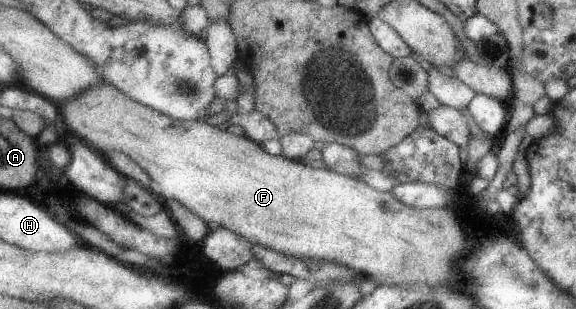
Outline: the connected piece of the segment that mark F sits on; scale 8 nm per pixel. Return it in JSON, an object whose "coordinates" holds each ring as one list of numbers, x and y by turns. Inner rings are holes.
{"coordinates":[[107,81,101,82,89,87,77,97,65,100,59,104,61,113,64,116,66,125,70,127,69,131,74,133,89,144,93,149,102,153,108,151,116,151,124,153,134,159,151,177,153,181,161,187,160,199,176,199,188,207,193,213,202,217,208,224,217,225,217,227,226,227,235,233,246,237,251,243,263,244,265,247,275,248,277,251,286,253,290,256,299,256,303,259,327,260,330,262,345,264,347,267,355,267,355,271,359,271,365,278,373,279,377,286,389,285,407,285,425,284,431,287,438,285,457,285,457,277,455,277,455,261,459,257,463,257,467,252,465,245,465,237,463,231,459,228,455,215,451,211,443,208,414,208,403,205,397,201,390,192,380,192,372,188,365,182,354,178,353,176,345,176,328,170,327,168,311,168,303,161,295,161,287,159,283,155,271,155,263,148,263,144,256,142,254,139,246,135,234,135,231,131,219,129,218,126,210,125,201,120,178,120,172,118,166,113,156,110,154,107,141,103,139,100,133,99,127,92,121,91,115,84]]}

